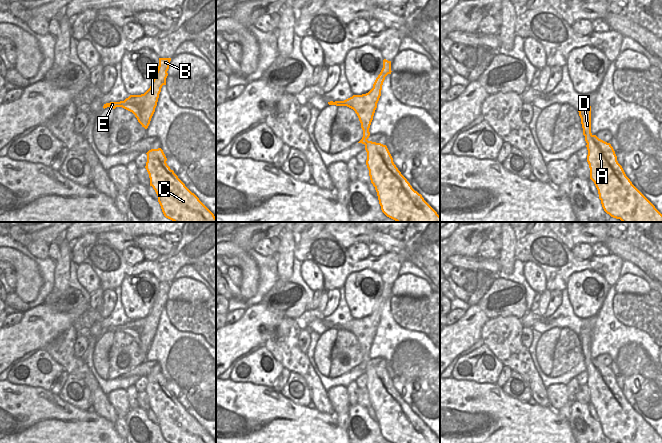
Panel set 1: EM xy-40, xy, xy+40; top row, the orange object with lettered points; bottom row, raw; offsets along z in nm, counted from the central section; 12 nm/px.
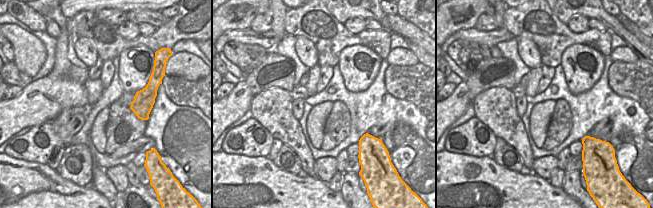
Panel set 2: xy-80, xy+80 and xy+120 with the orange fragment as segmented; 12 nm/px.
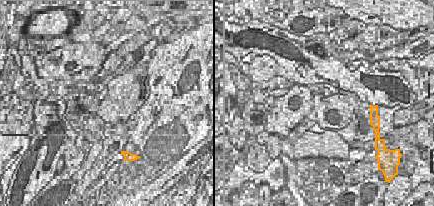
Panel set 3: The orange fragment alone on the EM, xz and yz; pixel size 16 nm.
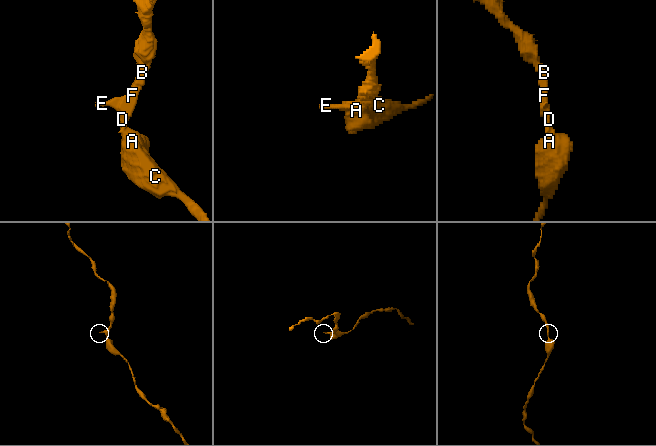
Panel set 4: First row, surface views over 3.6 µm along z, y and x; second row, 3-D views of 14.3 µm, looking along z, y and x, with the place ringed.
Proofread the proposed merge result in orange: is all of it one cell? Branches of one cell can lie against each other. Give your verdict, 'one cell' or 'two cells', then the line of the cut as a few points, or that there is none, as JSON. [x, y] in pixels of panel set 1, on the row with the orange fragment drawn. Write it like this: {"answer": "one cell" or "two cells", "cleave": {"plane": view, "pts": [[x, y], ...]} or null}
{"answer": "one cell", "cleave": null}

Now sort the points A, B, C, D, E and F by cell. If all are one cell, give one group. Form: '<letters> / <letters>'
A B C D E F

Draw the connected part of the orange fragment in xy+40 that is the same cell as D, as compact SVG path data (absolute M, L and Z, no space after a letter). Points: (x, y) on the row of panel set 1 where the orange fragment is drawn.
M581 105L578 112L581 118L583 135L587 143L590 179L598 190L604 211L622 222L662 222L662 214L626 176L622 166L617 161L617 156L611 144L591 133L591 106Z

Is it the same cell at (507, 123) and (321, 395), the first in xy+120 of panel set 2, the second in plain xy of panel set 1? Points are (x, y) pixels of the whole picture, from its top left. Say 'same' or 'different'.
same

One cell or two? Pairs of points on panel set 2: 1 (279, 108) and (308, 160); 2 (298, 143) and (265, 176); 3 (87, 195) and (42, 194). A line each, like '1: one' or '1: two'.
1: one
2: two
3: one

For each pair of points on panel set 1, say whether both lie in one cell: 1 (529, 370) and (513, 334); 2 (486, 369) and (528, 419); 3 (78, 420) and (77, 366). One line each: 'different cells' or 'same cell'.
1: same cell
2: different cells
3: different cells

